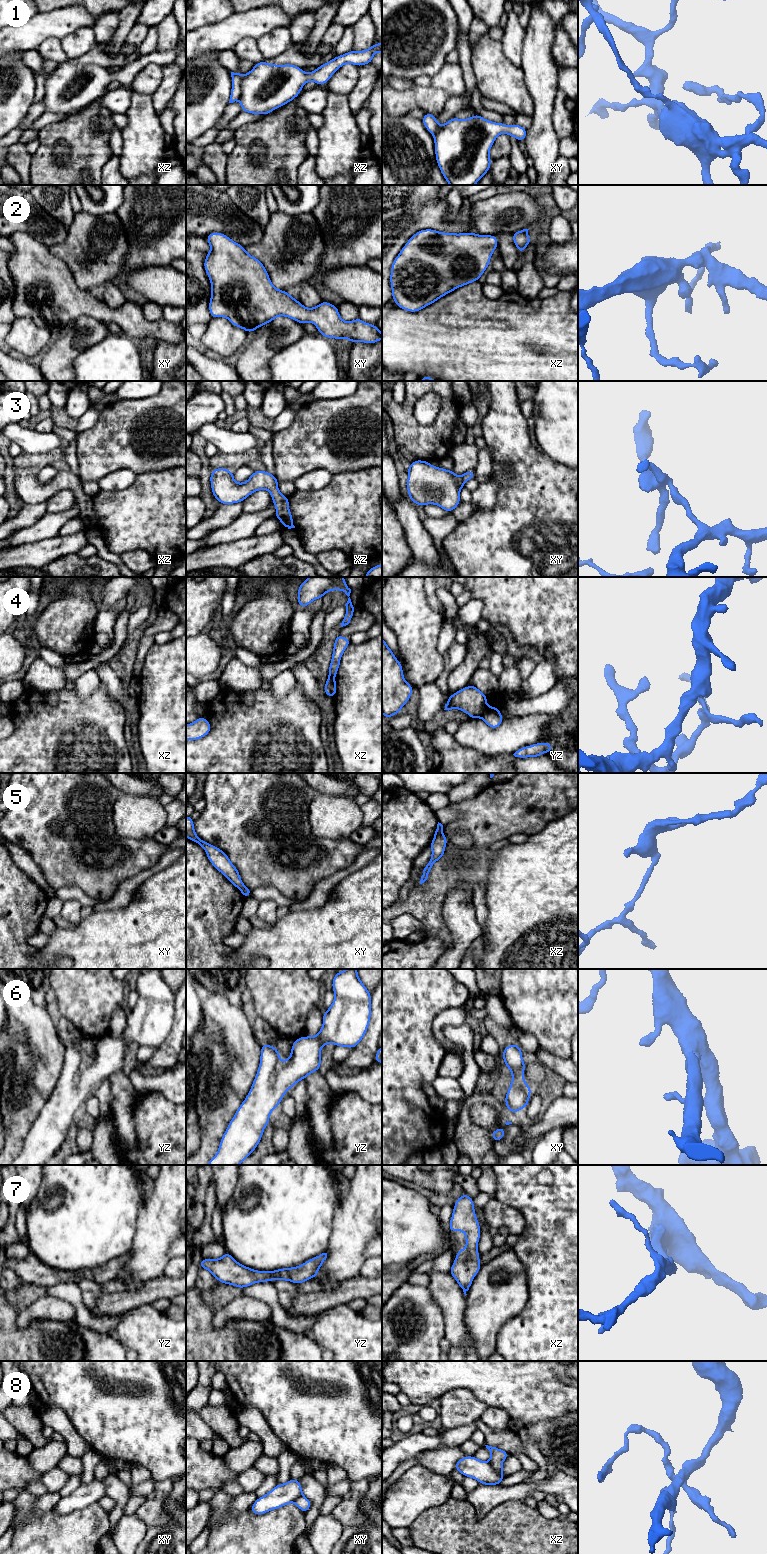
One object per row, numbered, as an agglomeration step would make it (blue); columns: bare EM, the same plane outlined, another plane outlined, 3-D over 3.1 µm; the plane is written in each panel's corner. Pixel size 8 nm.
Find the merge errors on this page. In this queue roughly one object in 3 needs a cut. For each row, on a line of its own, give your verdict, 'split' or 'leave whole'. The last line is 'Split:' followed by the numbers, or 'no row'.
1: leave whole
2: leave whole
3: leave whole
4: split
5: split
6: leave whole
7: leave whole
8: split
Split: 4, 5, 8

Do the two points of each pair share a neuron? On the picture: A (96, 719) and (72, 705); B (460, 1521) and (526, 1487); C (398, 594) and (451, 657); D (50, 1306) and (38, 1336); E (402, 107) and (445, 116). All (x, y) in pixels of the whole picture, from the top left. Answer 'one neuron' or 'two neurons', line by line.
A: one neuron
B: two neurons
C: two neurons
D: two neurons
E: two neurons

